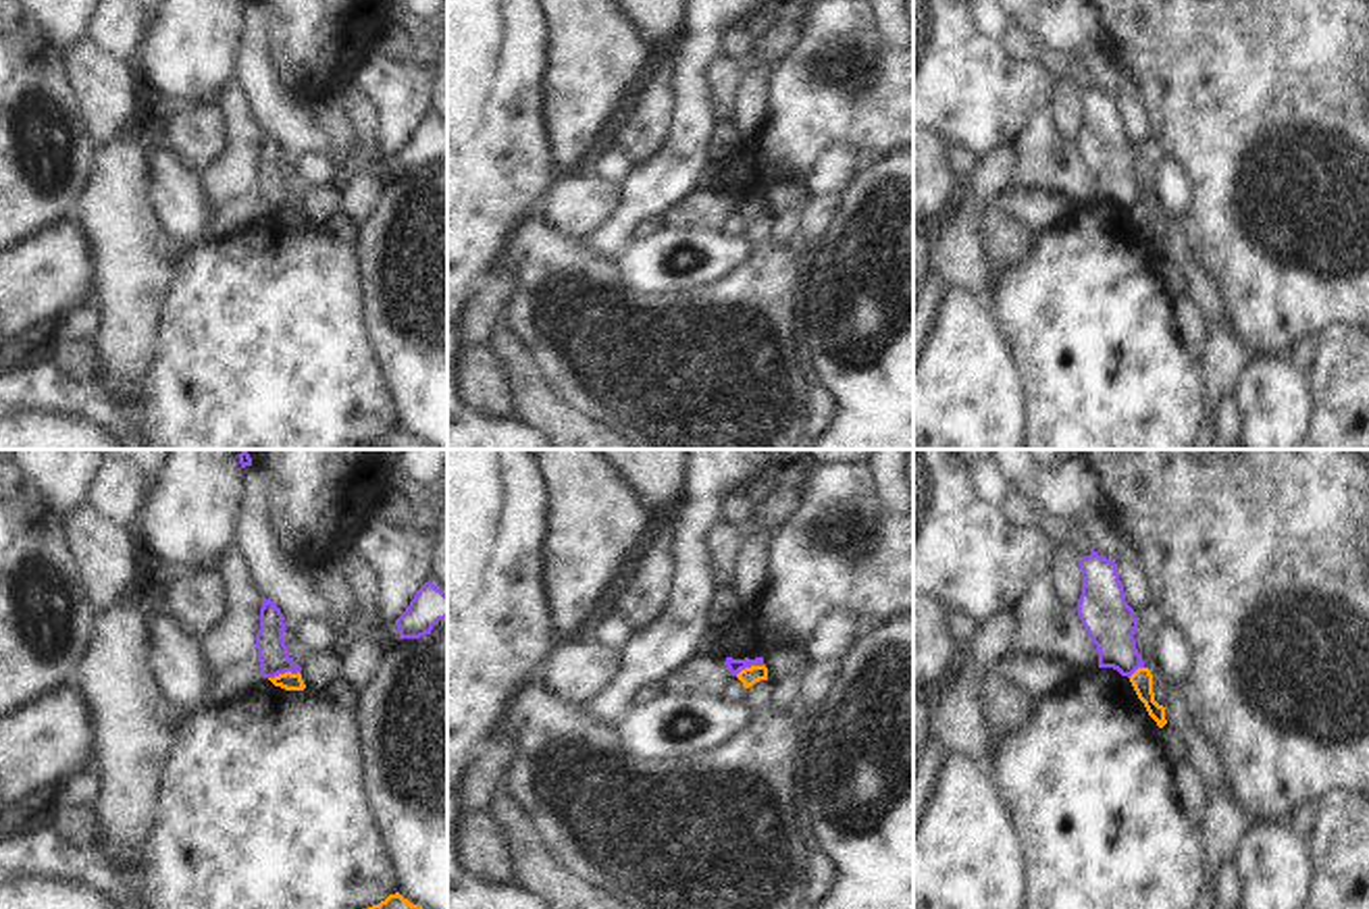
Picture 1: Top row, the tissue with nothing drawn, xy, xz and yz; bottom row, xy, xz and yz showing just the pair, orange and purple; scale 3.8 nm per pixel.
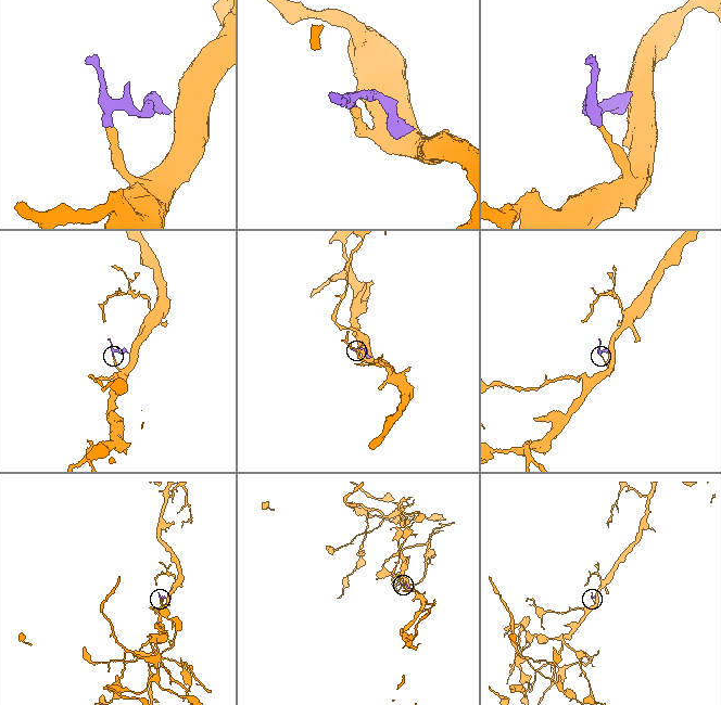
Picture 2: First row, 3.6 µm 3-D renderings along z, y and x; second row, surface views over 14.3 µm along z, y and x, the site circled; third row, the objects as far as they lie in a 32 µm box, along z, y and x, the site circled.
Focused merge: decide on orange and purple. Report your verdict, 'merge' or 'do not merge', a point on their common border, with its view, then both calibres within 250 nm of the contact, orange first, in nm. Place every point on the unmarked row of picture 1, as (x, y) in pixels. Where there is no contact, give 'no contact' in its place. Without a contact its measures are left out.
do not merge | xy (286, 206) | 70/120 nm

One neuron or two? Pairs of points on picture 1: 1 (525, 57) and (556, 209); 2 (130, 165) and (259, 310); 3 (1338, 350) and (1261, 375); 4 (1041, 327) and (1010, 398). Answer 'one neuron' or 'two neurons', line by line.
1: two neurons
2: two neurons
3: two neurons
4: two neurons

